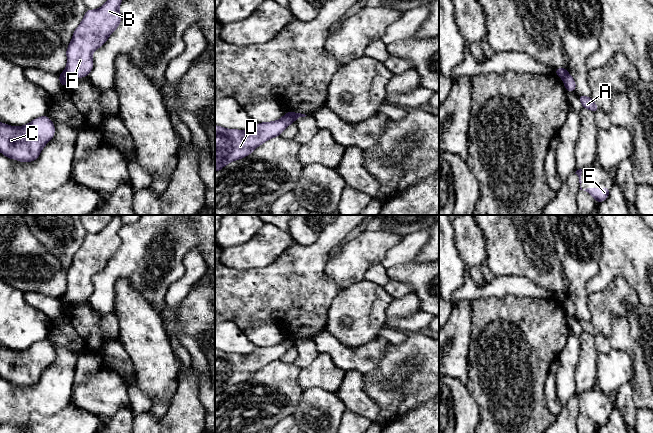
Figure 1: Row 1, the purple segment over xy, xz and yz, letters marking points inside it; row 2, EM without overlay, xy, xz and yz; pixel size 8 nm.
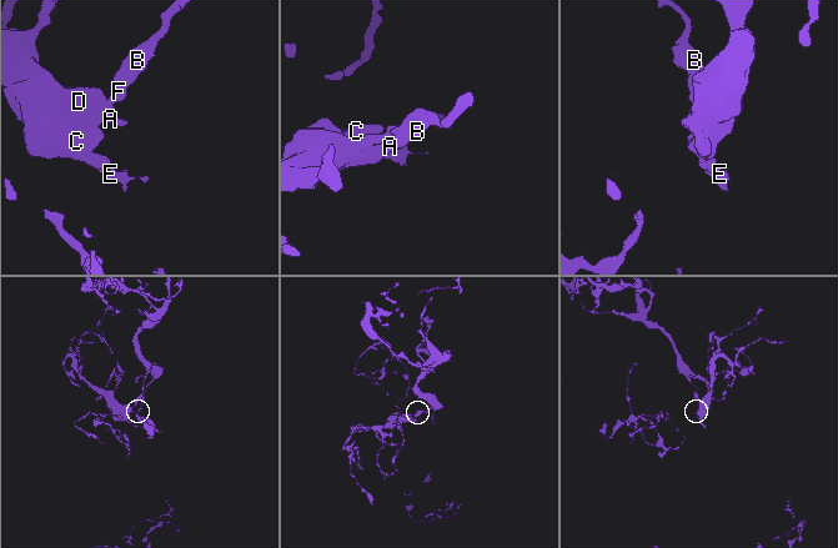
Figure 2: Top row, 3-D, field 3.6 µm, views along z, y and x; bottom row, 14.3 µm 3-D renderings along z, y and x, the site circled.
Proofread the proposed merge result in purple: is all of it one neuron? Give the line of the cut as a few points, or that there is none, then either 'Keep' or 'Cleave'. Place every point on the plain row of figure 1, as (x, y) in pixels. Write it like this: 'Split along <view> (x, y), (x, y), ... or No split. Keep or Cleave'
Split along xz (285, 338), (294, 344). Cleave

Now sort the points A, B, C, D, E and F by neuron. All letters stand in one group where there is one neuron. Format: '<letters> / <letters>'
A C D E / B F

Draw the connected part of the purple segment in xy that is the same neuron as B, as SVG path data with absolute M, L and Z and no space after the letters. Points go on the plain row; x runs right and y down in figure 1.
M114 215L99 233L87 233L66 274L67 290L61 299L69 304L89 299L93 292L92 278L107 265L122 244L121 227L121 215Z

